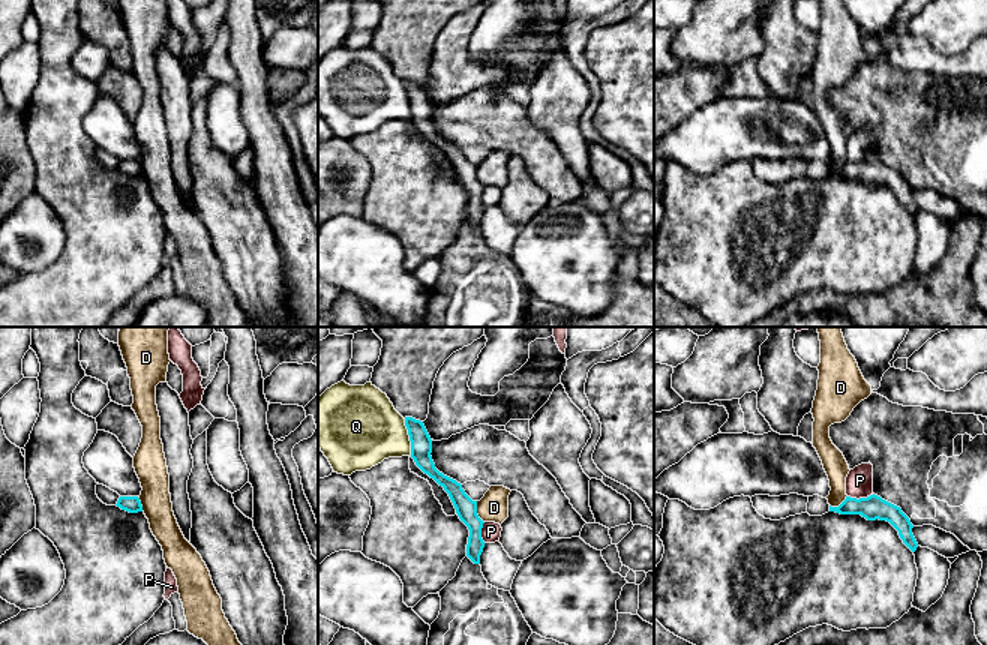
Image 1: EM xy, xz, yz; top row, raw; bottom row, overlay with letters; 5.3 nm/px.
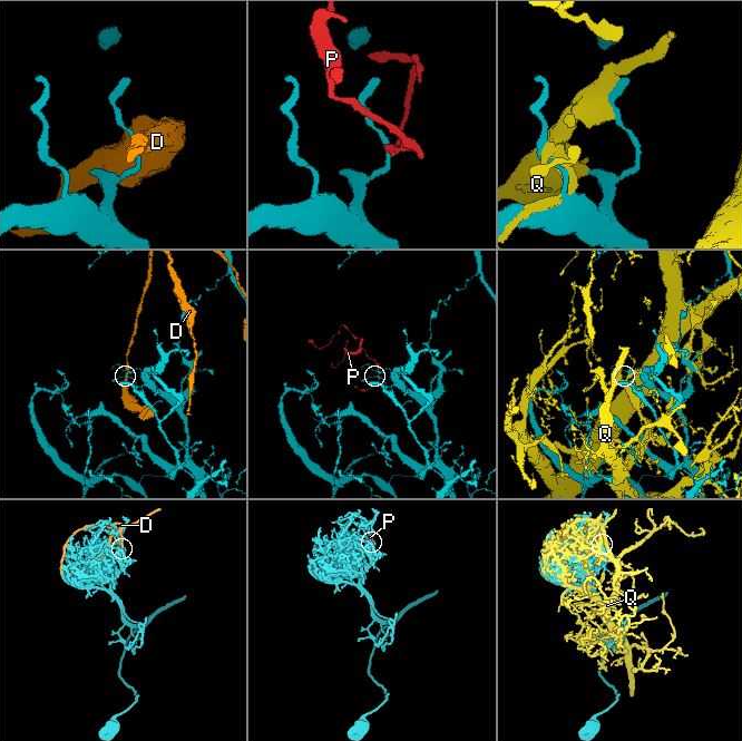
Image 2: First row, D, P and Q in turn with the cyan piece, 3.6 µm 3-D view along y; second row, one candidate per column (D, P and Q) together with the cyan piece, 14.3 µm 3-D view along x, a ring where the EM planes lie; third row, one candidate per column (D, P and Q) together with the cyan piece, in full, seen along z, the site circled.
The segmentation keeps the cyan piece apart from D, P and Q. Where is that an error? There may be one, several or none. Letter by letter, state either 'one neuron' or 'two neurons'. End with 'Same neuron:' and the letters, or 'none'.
D: two neurons
P: two neurons
Q: two neurons
Same neuron: none

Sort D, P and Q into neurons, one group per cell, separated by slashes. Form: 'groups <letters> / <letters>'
groups D / P / Q

